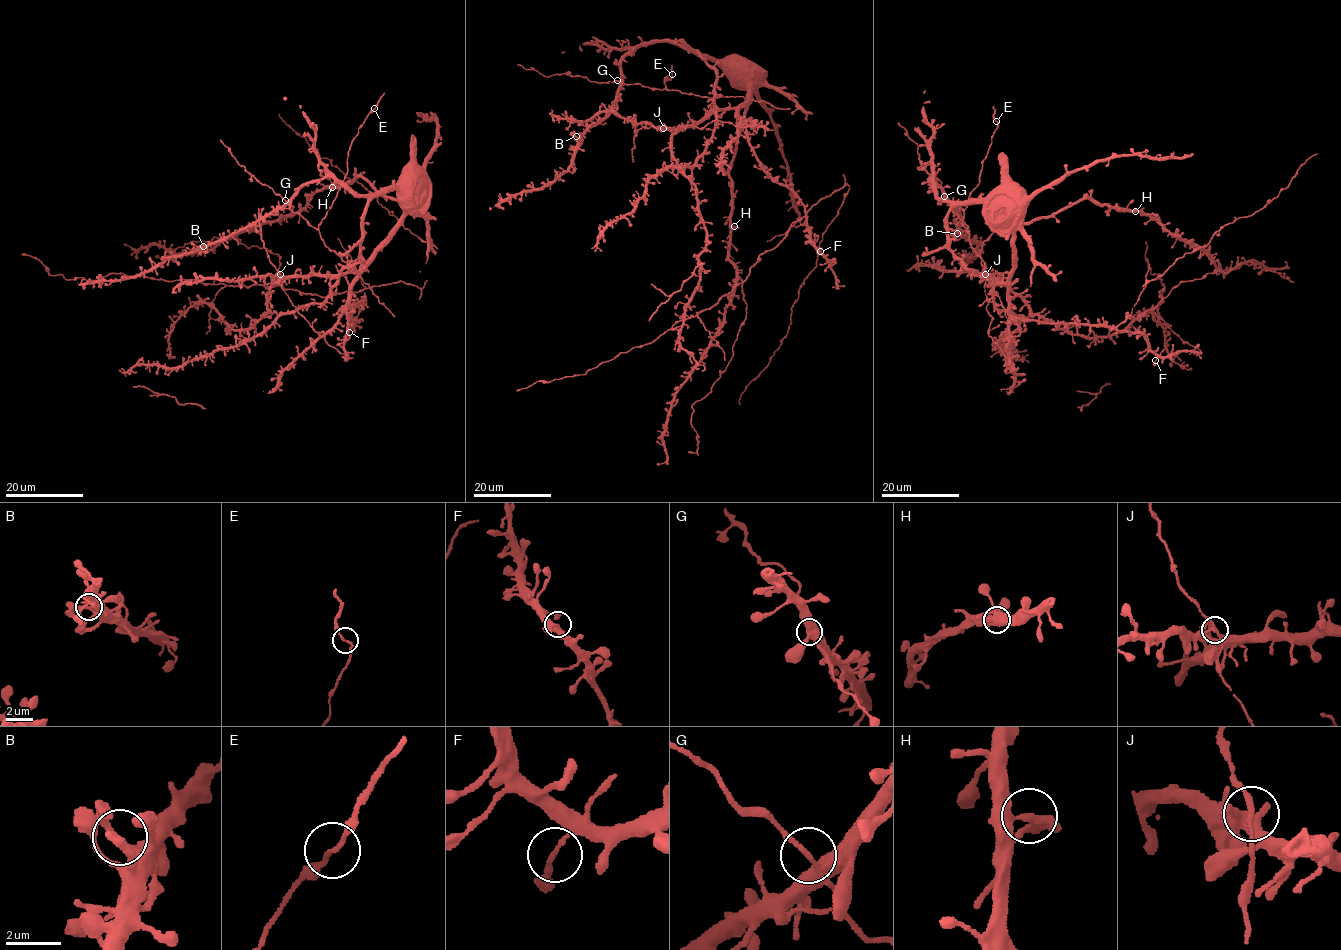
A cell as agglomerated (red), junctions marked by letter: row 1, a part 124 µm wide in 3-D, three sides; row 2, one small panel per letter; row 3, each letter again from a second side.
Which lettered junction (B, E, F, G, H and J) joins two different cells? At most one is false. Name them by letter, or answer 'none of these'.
none of these

